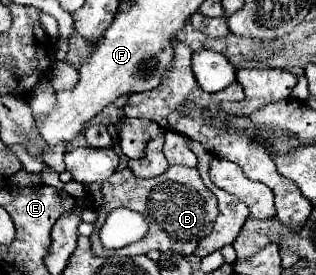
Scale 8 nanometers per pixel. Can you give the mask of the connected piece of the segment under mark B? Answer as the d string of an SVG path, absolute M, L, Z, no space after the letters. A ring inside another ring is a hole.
M172 165L168 167L160 177L152 179L138 179L132 175L132 171L118 169L114 175L102 183L90 183L86 185L86 197L90 203L90 209L98 213L98 219L94 221L94 233L90 235L92 251L100 257L114 257L114 255L146 255L152 249L158 251L176 251L184 257L192 255L198 247L198 243L212 231L214 219L218 217L218 199L208 187L202 183L196 167L184 167L184 165ZM116 207L128 207L134 211L140 211L148 225L148 237L134 243L126 249L102 249L98 231L106 219L106 215Z

